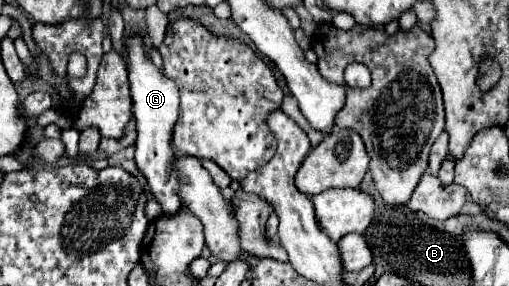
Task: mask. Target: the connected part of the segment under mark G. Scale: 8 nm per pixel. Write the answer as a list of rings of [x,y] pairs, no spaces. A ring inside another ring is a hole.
[[[139,37],[129,39],[129,83],[131,83],[131,97],[133,109],[137,119],[137,143],[135,143],[135,165],[147,179],[153,199],[161,205],[163,215],[175,215],[179,211],[179,179],[171,169],[171,159],[175,151],[171,147],[171,131],[177,121],[179,109],[179,93],[177,85],[167,79],[159,67],[145,57],[143,45]]]

